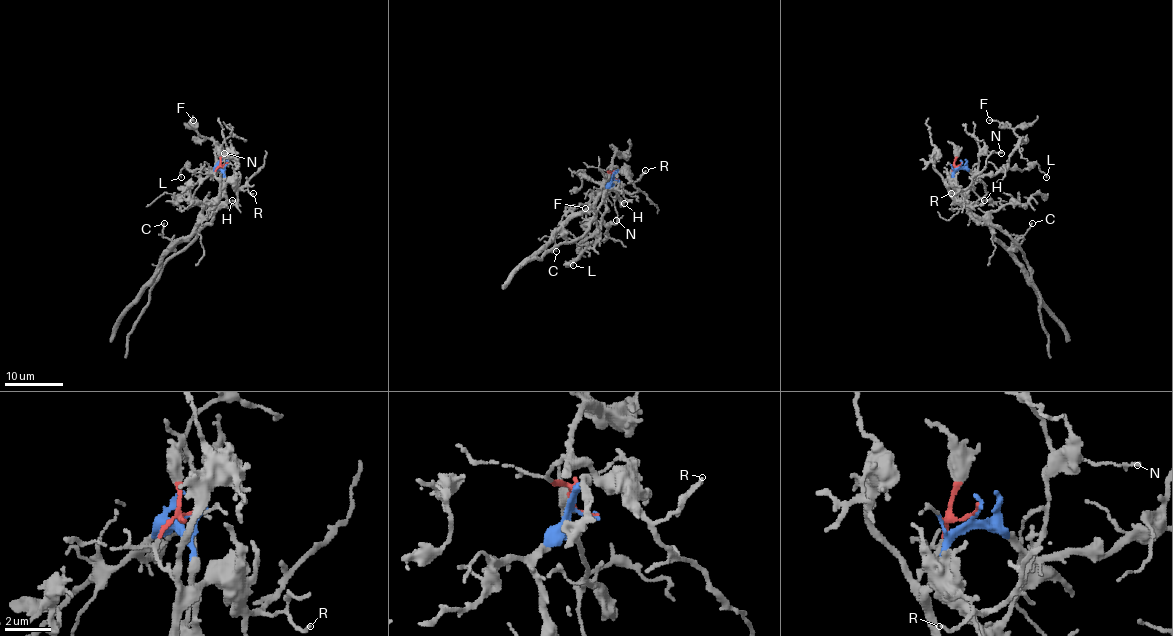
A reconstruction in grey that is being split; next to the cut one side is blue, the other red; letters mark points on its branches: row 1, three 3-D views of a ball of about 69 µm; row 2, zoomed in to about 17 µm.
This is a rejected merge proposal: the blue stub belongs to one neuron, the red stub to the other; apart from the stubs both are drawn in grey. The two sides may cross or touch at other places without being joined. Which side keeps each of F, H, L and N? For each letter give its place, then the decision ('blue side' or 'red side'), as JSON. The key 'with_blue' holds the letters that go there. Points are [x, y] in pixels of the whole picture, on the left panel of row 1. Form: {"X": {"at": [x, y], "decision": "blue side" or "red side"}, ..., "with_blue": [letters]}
{"F": {"at": [193, 120], "decision": "blue side"}, "H": {"at": [232, 200], "decision": "blue side"}, "L": {"at": [181, 177], "decision": "blue side"}, "N": {"at": [224, 153], "decision": "red side"}, "with_blue": ["F", "H", "L"]}

